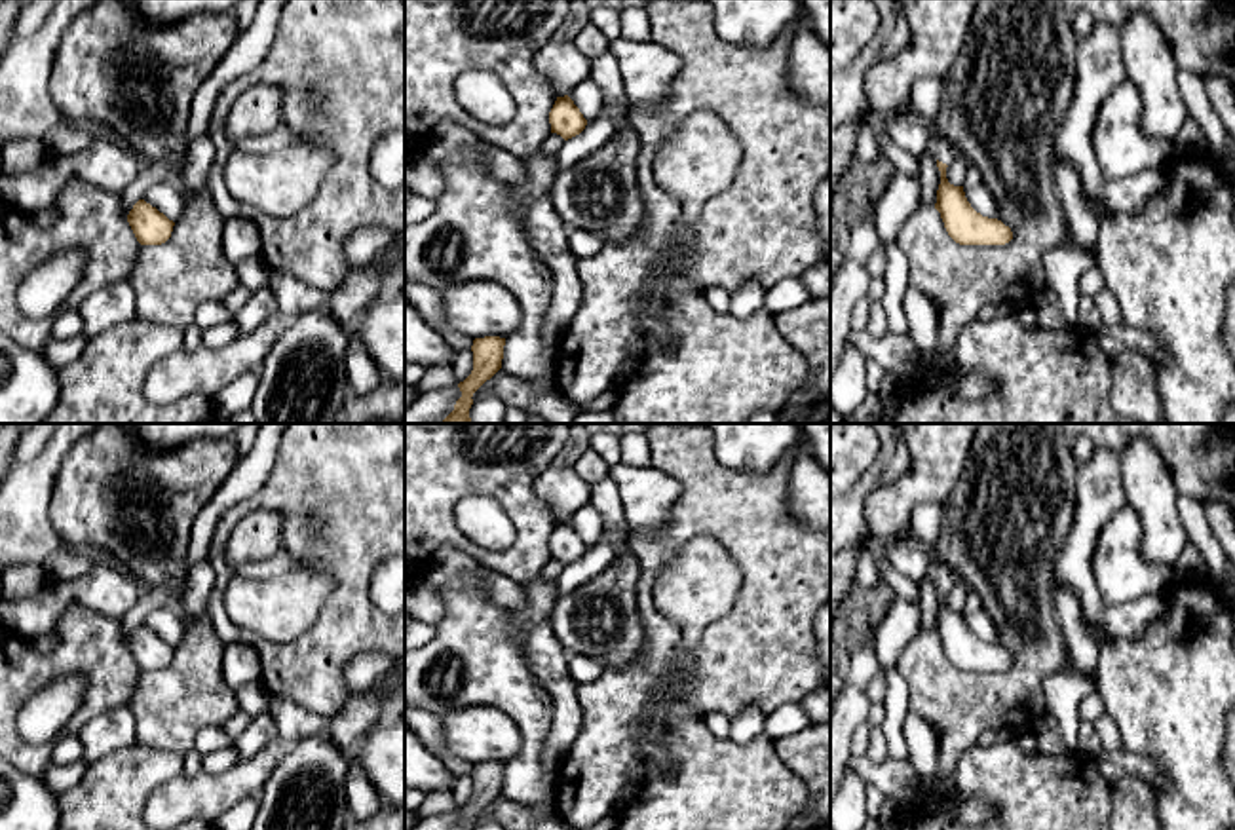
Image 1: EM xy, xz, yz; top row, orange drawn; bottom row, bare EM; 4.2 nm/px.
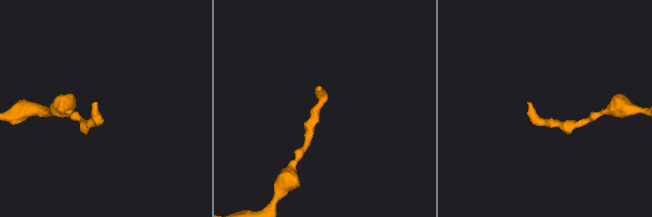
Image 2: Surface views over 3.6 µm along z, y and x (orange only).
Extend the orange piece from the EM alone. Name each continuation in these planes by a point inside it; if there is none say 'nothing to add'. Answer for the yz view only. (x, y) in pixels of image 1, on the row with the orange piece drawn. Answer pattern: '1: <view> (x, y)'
1: yz (941, 147)

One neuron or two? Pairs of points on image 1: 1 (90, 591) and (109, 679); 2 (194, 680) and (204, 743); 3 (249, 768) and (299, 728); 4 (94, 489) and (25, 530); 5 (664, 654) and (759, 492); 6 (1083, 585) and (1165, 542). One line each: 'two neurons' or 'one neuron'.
1: two neurons
2: two neurons
3: two neurons
4: two neurons
5: one neuron
6: two neurons

